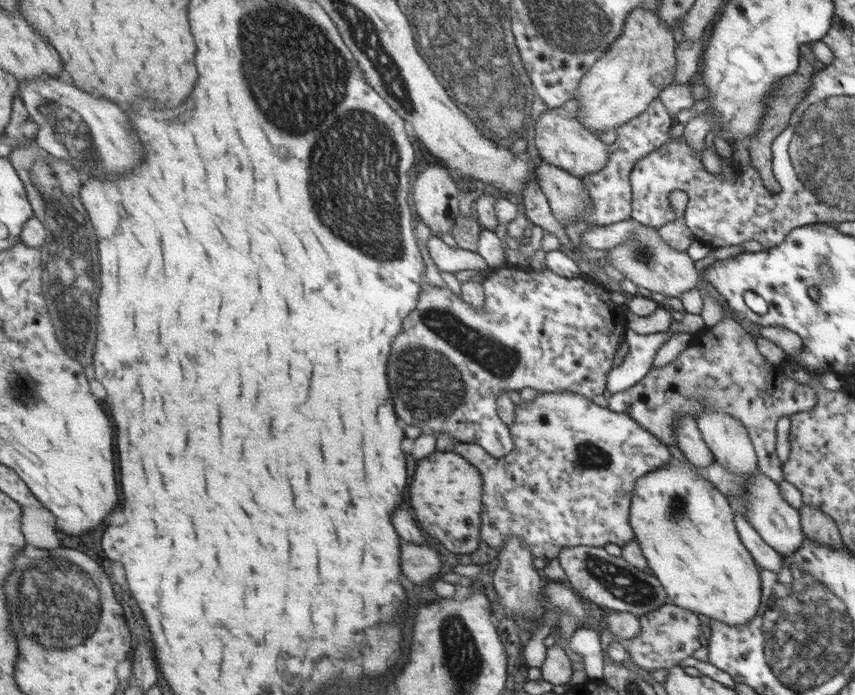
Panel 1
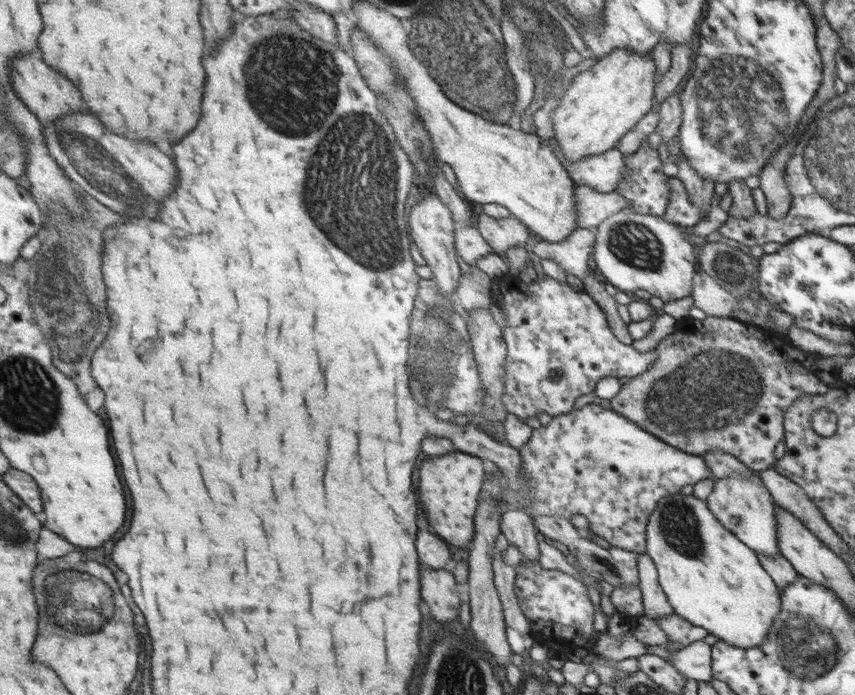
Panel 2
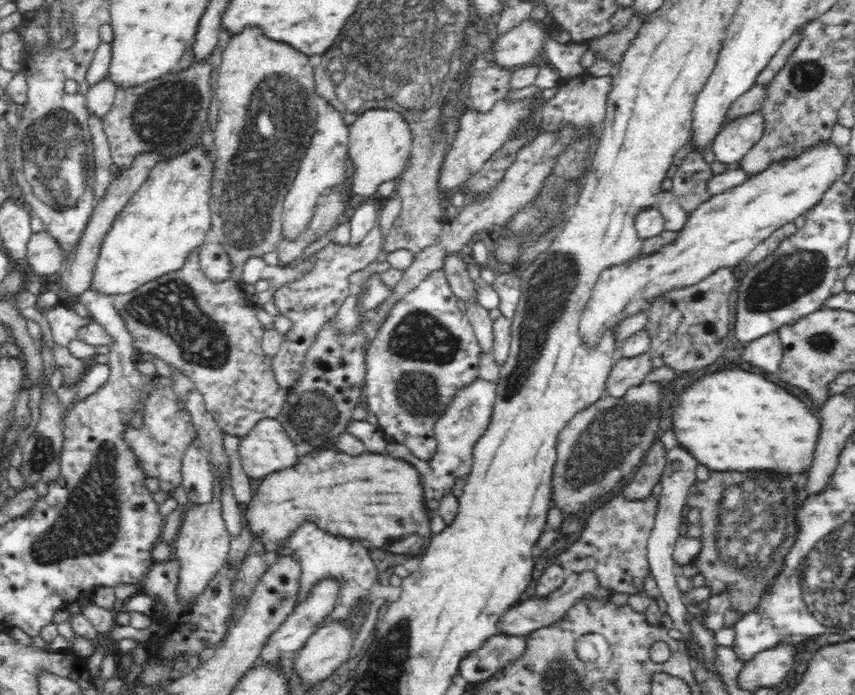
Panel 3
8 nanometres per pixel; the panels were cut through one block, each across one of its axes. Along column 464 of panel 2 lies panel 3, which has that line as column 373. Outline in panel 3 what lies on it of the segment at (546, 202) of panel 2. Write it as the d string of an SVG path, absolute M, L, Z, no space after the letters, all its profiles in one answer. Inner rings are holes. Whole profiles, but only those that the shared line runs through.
M369 109L360 115L349 126L348 156L354 166L351 183L356 196L362 198L377 198L376 191L382 182L396 180L404 172L412 150L412 134L408 123L400 113L389 109Z

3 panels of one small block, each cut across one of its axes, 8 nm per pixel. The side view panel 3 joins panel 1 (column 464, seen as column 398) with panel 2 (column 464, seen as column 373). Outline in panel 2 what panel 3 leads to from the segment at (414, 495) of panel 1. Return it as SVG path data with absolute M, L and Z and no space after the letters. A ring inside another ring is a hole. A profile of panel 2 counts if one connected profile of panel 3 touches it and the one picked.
M456 450L442 454L442 456L428 456L423 462L424 464L420 466L420 488L418 488L418 496L422 498L422 506L424 506L430 520L440 520L440 522L444 520L446 524L454 524L454 528L462 526L462 542L458 544L458 547L462 547L464 542L470 542L470 538L476 536L478 494L481 494L482 480L484 480L482 460L480 457Z

